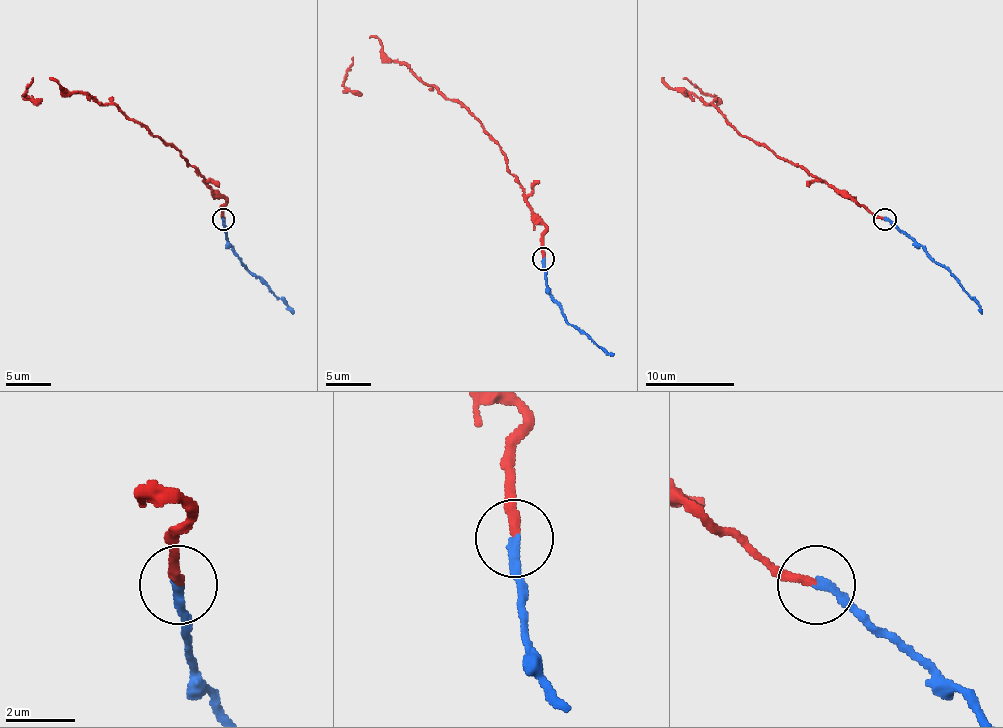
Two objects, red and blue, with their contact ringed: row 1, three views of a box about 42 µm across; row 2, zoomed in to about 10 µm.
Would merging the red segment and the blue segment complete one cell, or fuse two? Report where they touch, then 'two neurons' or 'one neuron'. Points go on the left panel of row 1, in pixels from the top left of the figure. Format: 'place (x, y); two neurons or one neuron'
place (223, 219); two neurons

